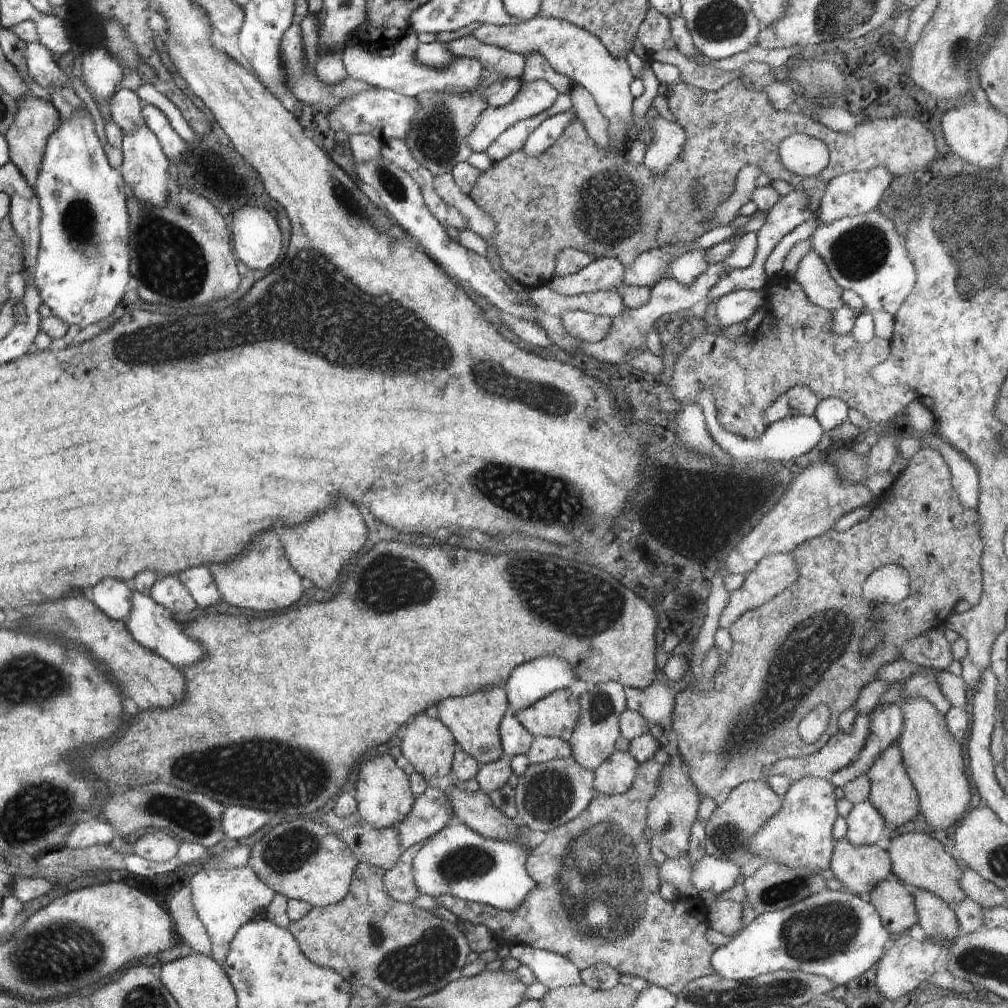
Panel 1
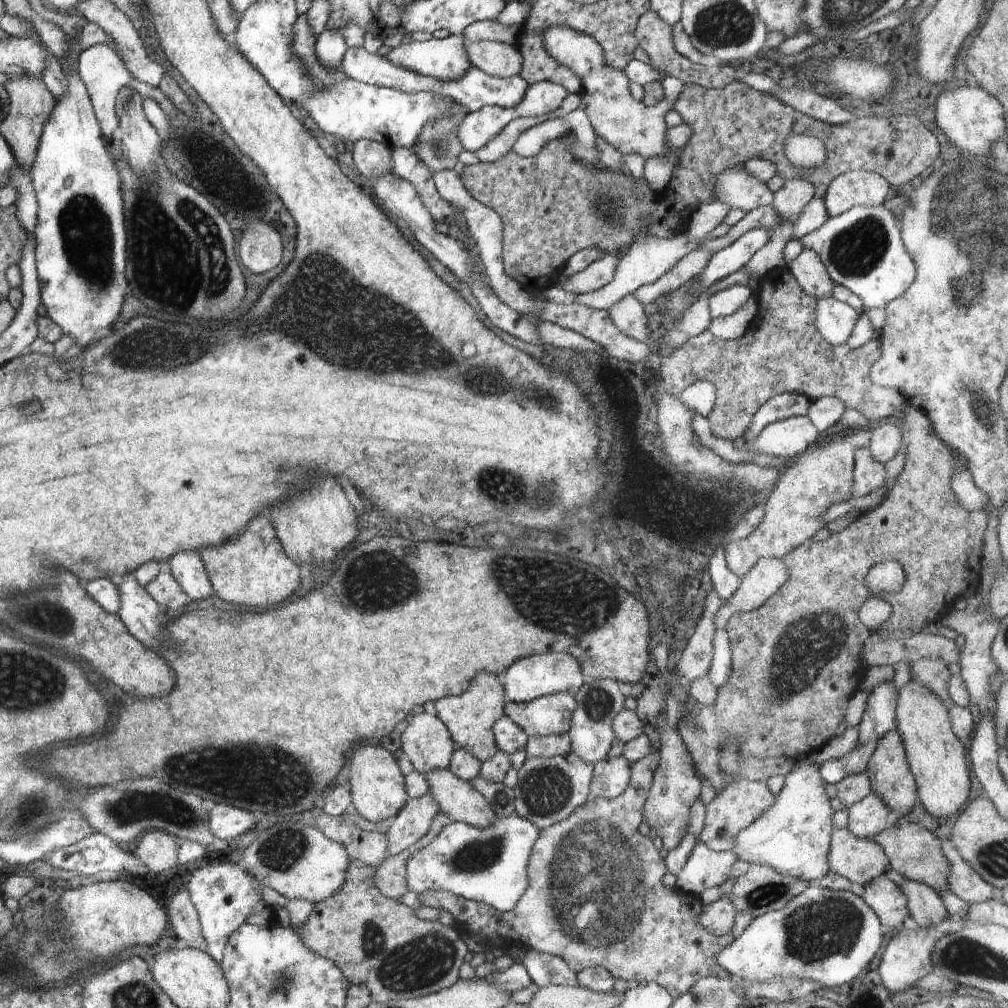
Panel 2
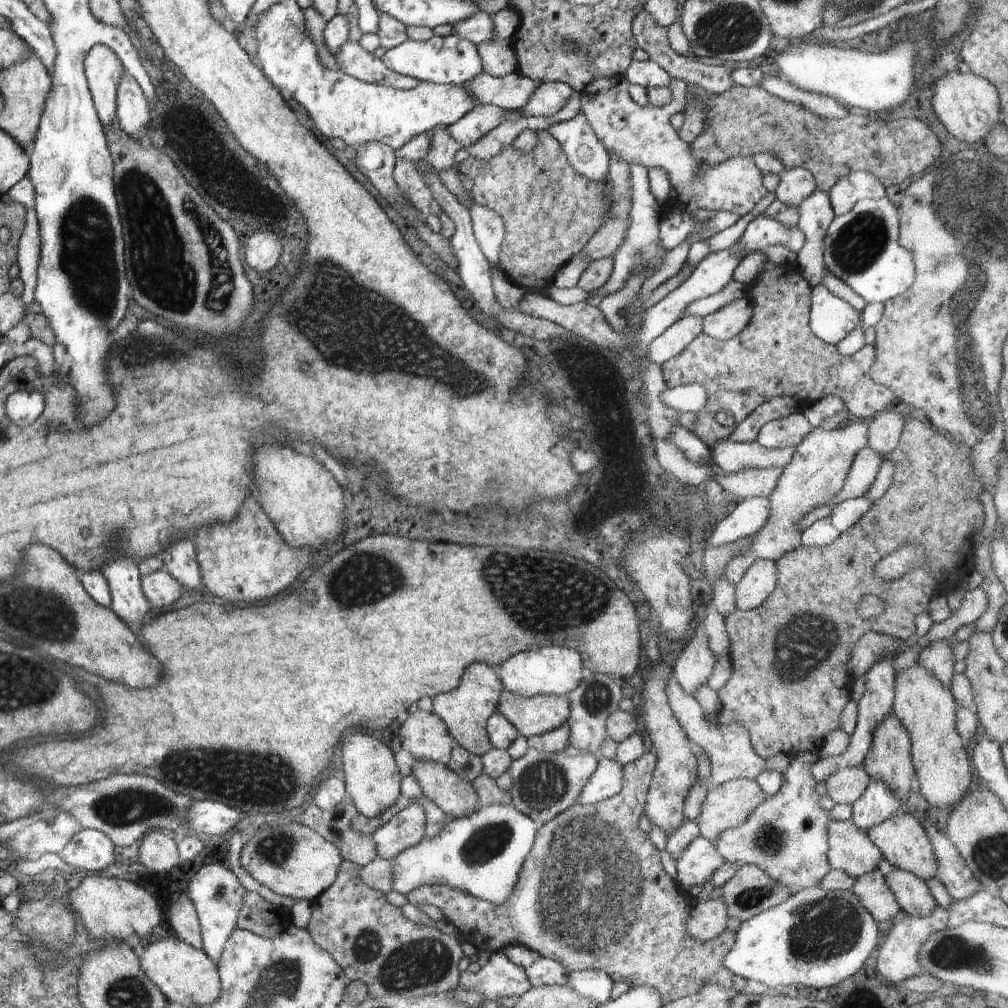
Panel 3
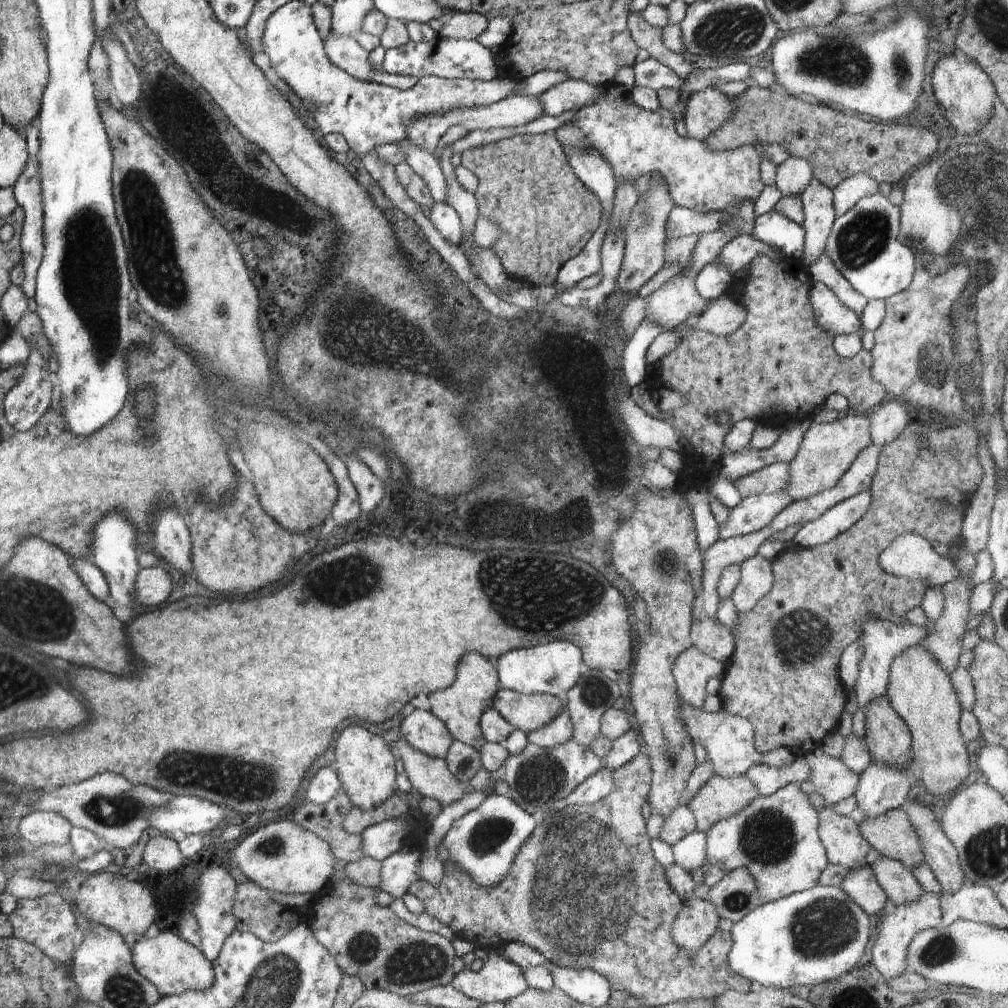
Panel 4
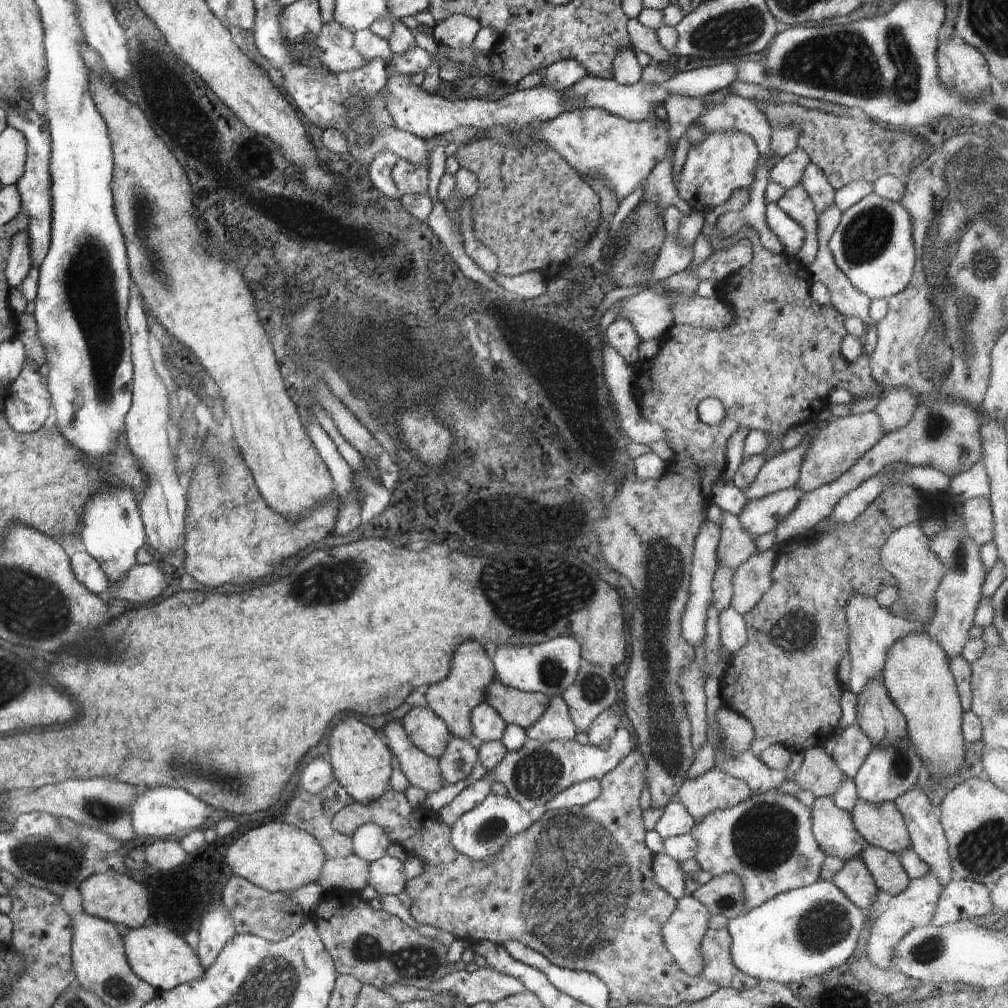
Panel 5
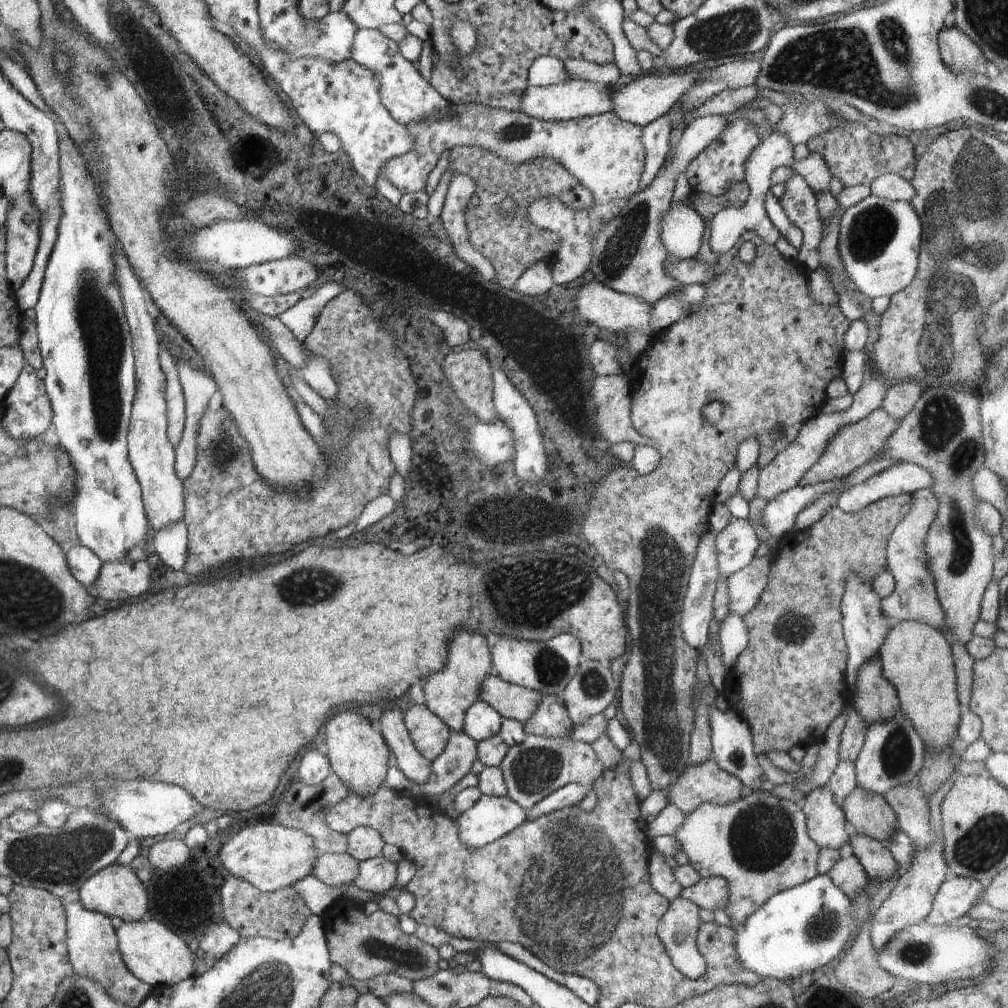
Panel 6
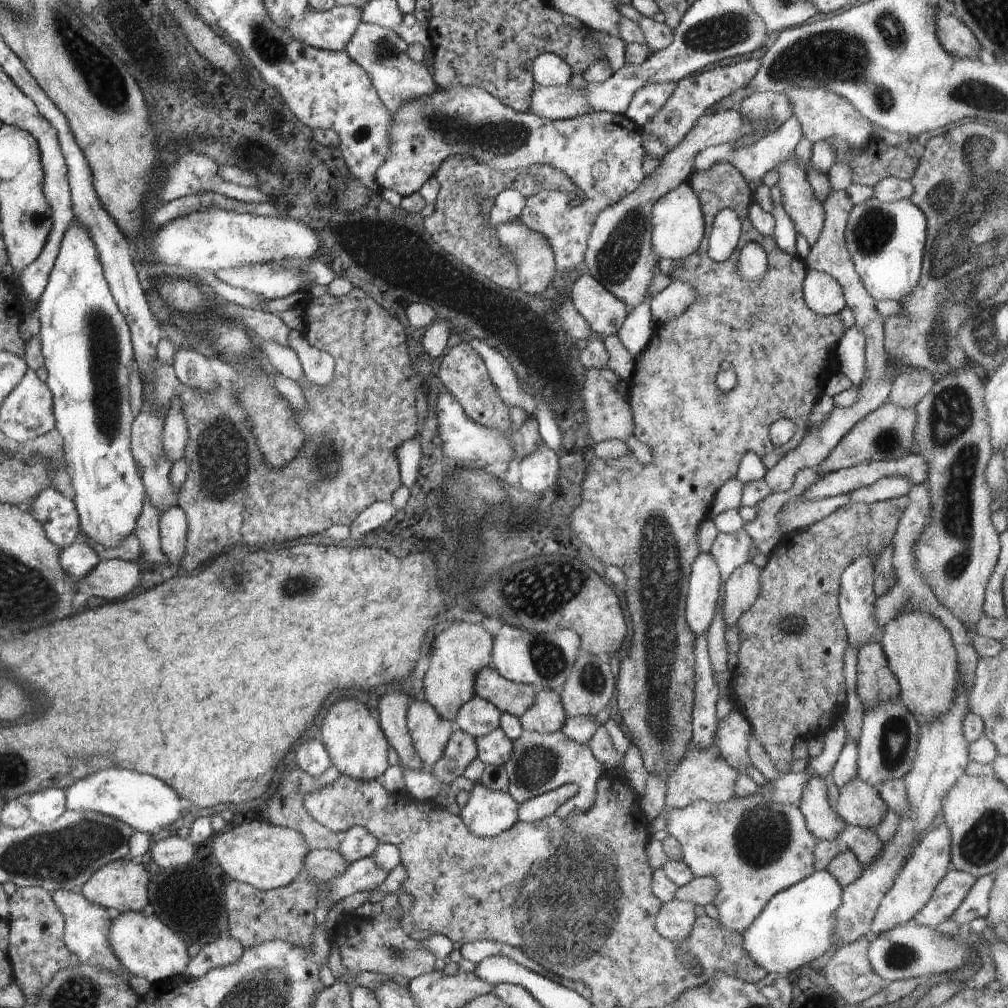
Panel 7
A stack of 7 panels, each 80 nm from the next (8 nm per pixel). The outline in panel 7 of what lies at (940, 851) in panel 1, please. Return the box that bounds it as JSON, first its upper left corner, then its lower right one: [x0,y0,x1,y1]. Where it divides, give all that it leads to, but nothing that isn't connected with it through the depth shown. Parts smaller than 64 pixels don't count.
[834,776,888,830]

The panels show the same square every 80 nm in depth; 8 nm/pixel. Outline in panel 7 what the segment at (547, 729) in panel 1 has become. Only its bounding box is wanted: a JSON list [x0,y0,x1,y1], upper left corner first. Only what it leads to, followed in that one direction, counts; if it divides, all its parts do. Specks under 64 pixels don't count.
[474,668,537,718]

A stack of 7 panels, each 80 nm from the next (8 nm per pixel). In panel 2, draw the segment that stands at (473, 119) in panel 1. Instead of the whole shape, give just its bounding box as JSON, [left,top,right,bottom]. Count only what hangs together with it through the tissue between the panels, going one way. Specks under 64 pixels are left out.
[415,103,470,173]

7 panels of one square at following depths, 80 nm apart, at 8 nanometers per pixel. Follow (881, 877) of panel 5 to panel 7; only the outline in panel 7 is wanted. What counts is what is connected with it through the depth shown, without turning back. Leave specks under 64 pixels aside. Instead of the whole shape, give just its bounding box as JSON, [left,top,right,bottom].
[838,824,883,867]

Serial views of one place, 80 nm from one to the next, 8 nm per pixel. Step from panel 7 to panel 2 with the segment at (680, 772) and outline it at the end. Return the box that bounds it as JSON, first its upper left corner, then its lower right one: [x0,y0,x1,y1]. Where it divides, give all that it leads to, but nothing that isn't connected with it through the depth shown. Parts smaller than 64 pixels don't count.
[701,779,776,853]

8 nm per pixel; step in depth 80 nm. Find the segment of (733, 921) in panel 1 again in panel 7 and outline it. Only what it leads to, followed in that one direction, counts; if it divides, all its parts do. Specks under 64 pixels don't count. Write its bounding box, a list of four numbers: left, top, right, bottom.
[655,898,696,945]

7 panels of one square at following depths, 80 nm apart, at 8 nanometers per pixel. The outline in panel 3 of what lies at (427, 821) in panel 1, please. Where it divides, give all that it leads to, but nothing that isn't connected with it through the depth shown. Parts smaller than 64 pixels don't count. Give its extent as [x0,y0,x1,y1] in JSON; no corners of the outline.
[371,801,426,859]

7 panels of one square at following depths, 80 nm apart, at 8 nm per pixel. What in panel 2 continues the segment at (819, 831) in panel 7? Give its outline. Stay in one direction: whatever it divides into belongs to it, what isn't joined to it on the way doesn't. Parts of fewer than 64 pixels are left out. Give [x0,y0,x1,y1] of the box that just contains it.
[830,827,890,888]

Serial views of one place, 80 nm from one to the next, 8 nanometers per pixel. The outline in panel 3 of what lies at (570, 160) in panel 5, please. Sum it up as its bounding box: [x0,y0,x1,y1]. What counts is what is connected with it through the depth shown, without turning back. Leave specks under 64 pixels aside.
[581,75,766,217]

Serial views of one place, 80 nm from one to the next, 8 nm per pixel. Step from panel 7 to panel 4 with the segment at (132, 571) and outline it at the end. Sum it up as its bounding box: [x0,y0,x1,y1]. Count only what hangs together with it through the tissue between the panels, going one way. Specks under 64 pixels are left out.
[135,564,172,606]

